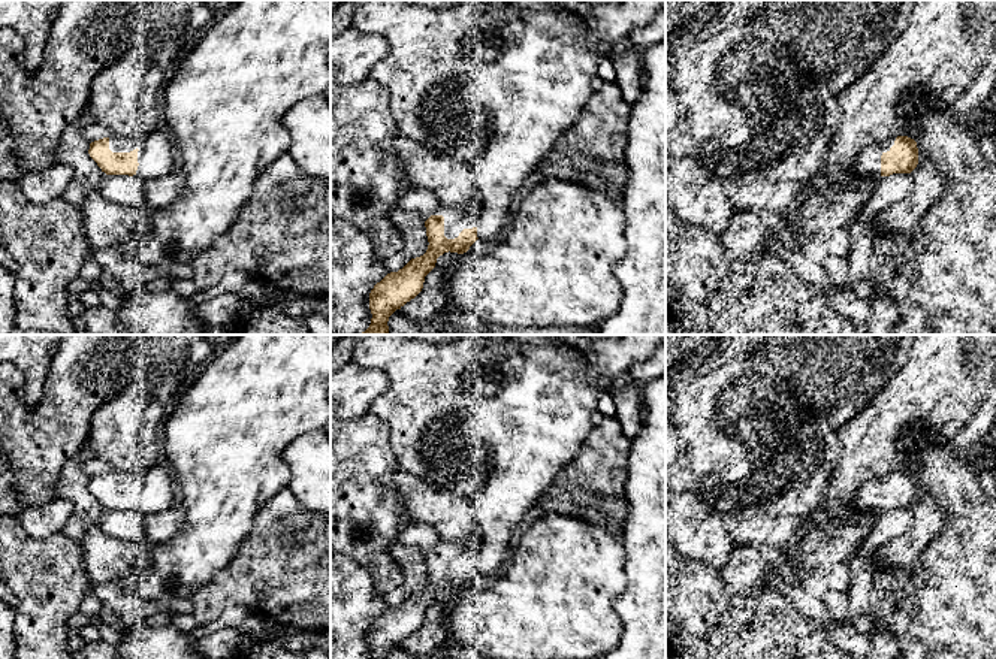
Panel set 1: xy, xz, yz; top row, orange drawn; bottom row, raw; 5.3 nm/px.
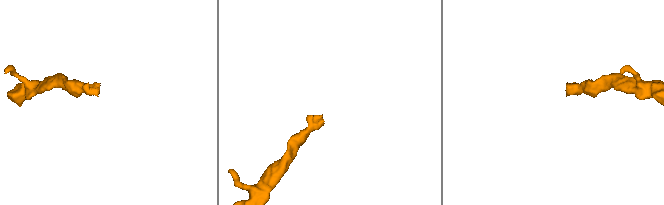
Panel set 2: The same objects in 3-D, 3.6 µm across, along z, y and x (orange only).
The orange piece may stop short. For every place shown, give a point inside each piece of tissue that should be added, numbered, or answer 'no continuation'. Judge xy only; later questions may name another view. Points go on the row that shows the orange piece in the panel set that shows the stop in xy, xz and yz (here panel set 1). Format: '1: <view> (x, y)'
1: xy (157, 154)

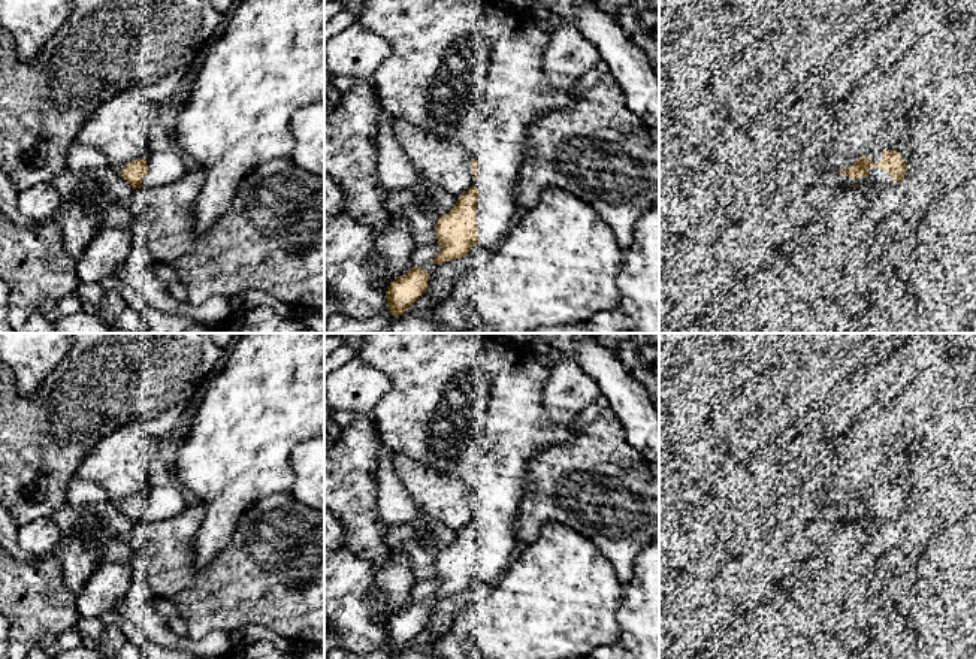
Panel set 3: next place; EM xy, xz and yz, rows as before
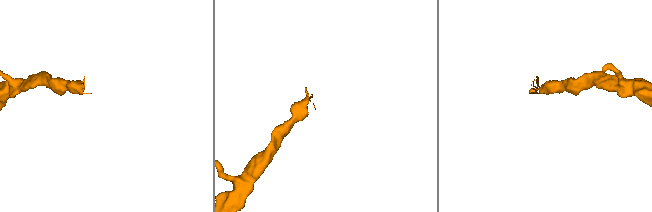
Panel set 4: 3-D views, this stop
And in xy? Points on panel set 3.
1: xy (165, 160)

